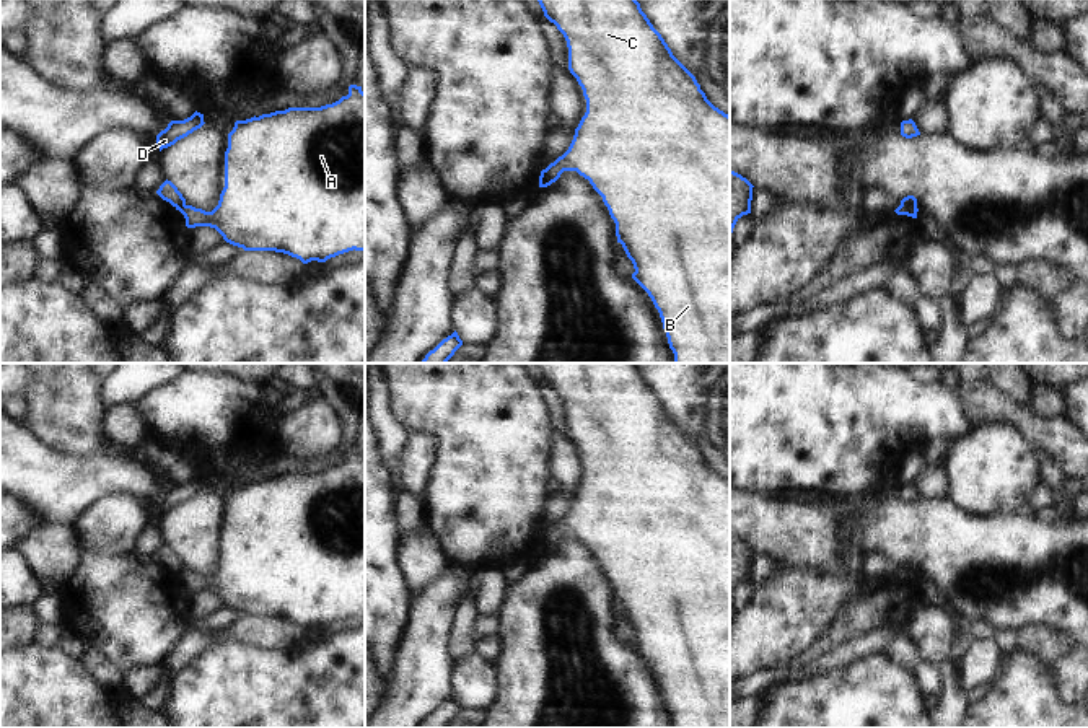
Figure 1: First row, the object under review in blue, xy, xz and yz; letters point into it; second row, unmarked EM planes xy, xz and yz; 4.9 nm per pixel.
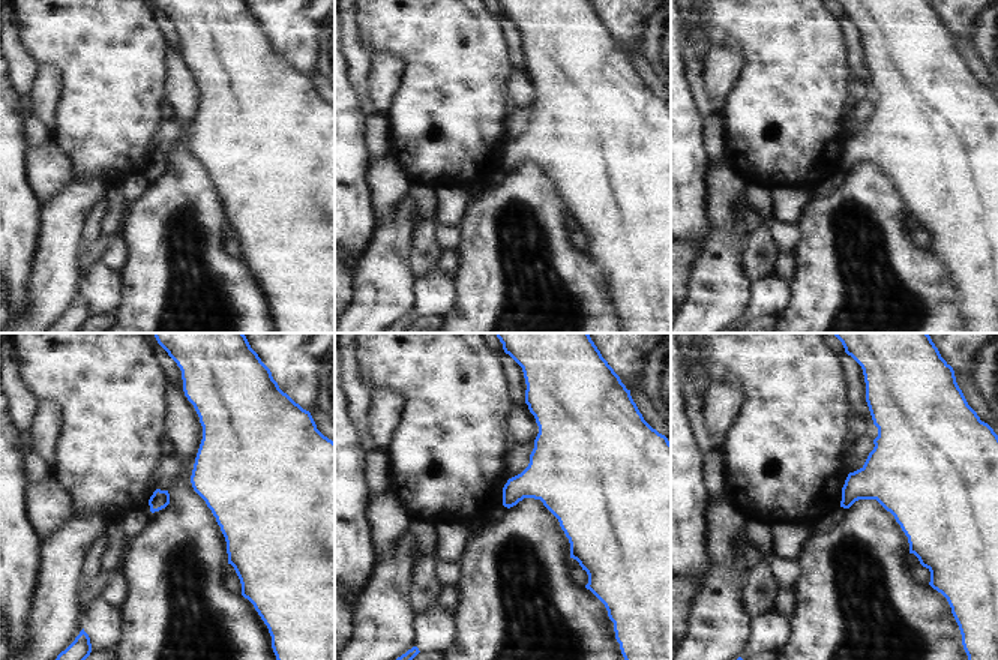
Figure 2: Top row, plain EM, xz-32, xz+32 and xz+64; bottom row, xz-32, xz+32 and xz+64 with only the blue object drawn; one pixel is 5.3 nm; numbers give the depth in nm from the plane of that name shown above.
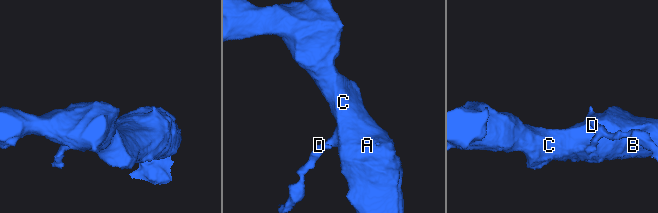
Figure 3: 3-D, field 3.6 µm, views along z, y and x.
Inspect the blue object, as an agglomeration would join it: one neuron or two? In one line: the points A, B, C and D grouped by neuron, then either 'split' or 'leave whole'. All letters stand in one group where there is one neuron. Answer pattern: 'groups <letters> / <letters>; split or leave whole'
groups A B C / D; split

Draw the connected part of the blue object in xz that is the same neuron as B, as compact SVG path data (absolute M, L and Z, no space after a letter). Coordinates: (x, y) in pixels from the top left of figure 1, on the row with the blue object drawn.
M537 0L544 16L564 34L568 47L568 70L586 99L586 112L575 129L568 150L546 168L547 186L564 171L577 171L603 197L616 223L622 244L635 272L632 278L648 293L660 313L674 363L730 363L730 116L715 107L700 90L695 77L673 55L637 0Z

